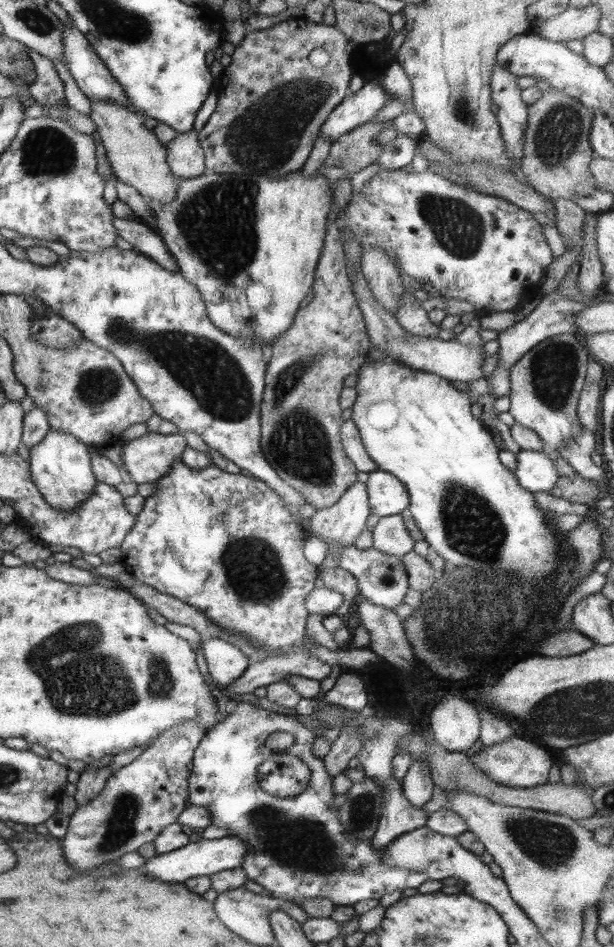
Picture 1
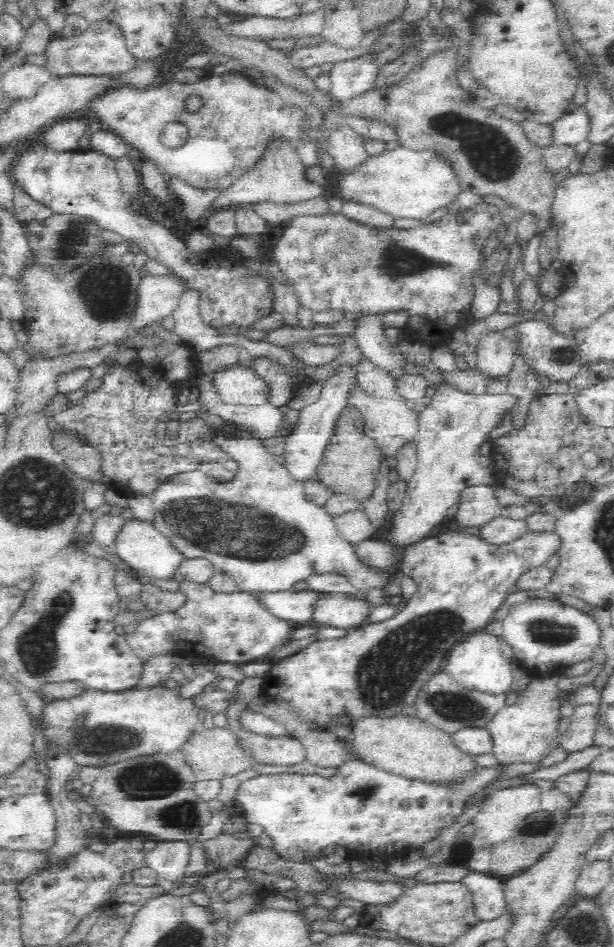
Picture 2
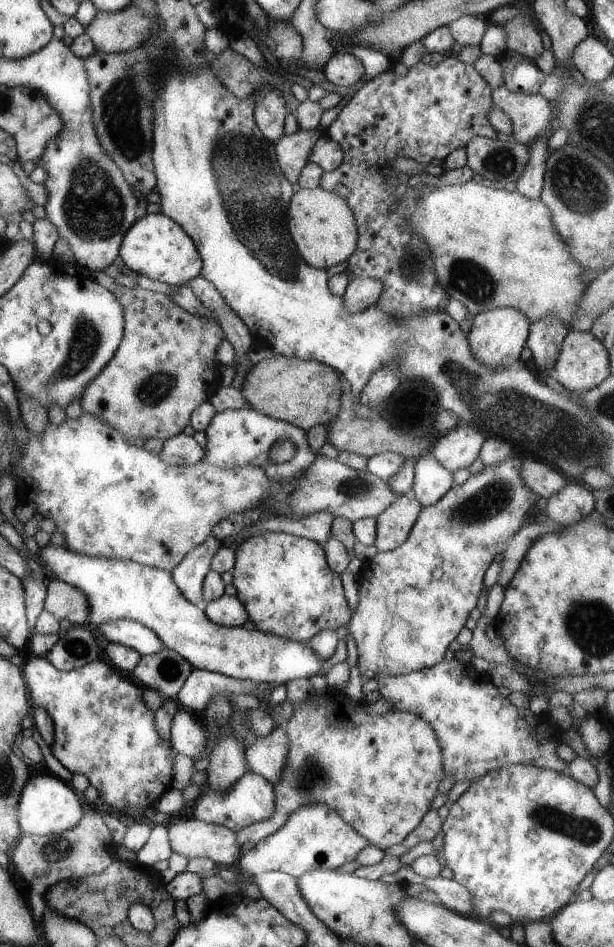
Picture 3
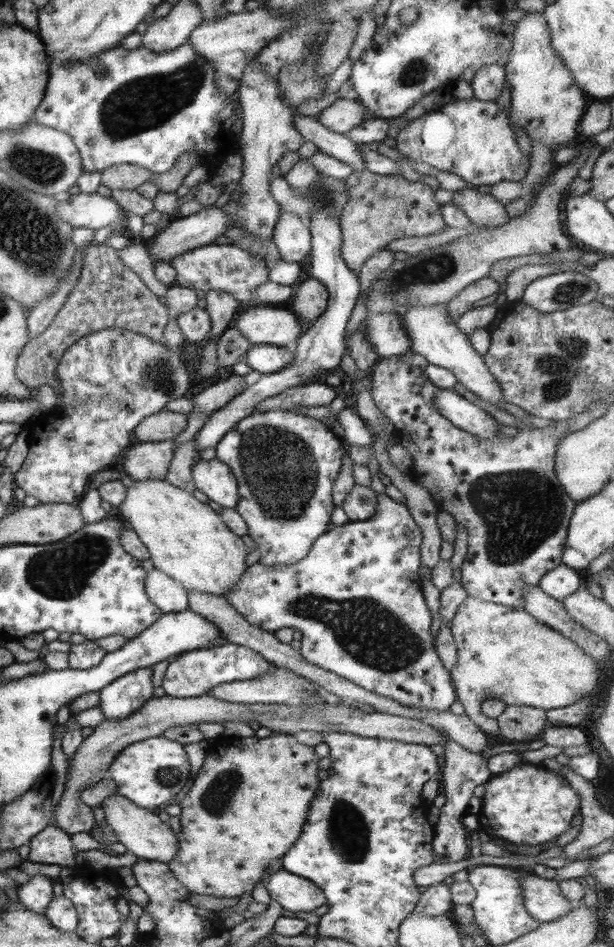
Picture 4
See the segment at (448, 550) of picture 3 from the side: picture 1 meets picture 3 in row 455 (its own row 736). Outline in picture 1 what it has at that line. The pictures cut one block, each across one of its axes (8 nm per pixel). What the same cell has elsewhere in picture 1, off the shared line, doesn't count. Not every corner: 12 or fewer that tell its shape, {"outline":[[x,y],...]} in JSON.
{"outline":[[517,734],[470,761],[492,781],[548,783],[547,748]]}

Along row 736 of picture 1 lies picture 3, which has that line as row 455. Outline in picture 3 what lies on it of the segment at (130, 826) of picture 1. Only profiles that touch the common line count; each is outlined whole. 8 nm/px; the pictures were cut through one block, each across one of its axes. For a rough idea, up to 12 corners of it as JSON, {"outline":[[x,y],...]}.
{"outline":[[182,432],[165,440],[157,455],[169,465],[193,465],[204,449]]}

